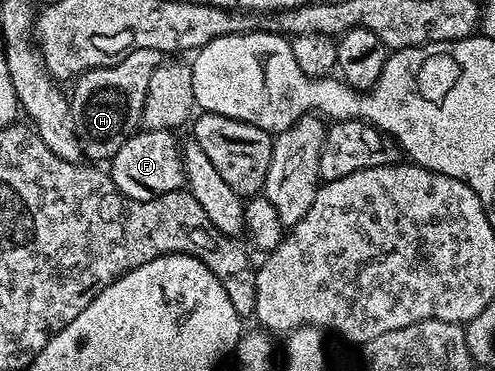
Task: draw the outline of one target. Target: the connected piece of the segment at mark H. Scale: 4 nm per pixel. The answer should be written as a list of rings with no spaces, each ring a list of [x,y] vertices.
[[[136,49],[126,53],[124,57],[118,59],[113,65],[99,67],[98,69],[88,69],[80,77],[72,82],[73,93],[68,94],[69,113],[73,117],[75,135],[81,144],[82,154],[93,163],[112,162],[113,156],[127,143],[127,139],[138,132],[143,115],[143,103],[147,99],[147,87],[151,83],[151,71],[159,67],[163,60],[163,54],[154,49]]]

